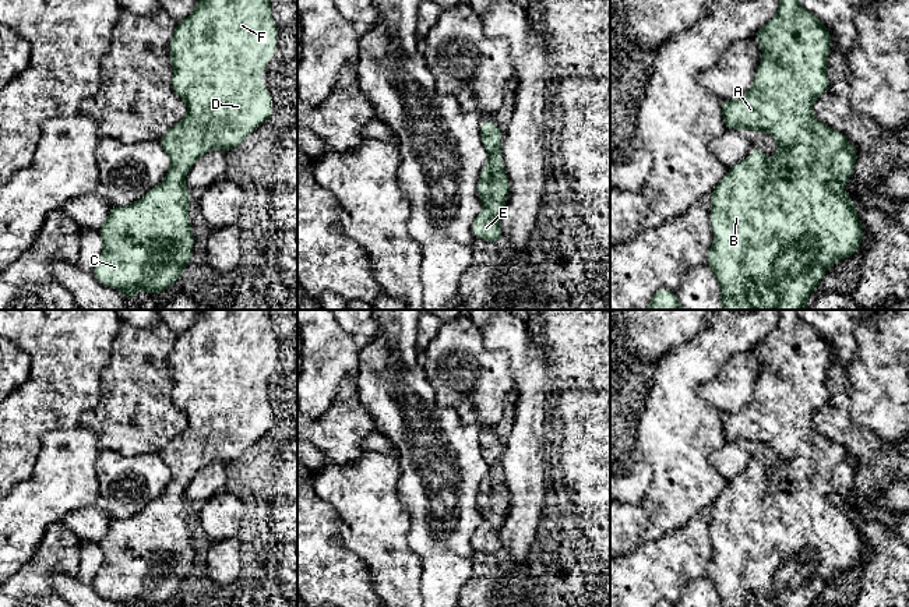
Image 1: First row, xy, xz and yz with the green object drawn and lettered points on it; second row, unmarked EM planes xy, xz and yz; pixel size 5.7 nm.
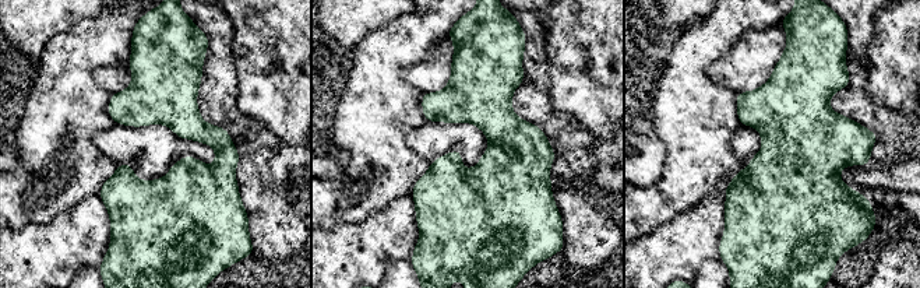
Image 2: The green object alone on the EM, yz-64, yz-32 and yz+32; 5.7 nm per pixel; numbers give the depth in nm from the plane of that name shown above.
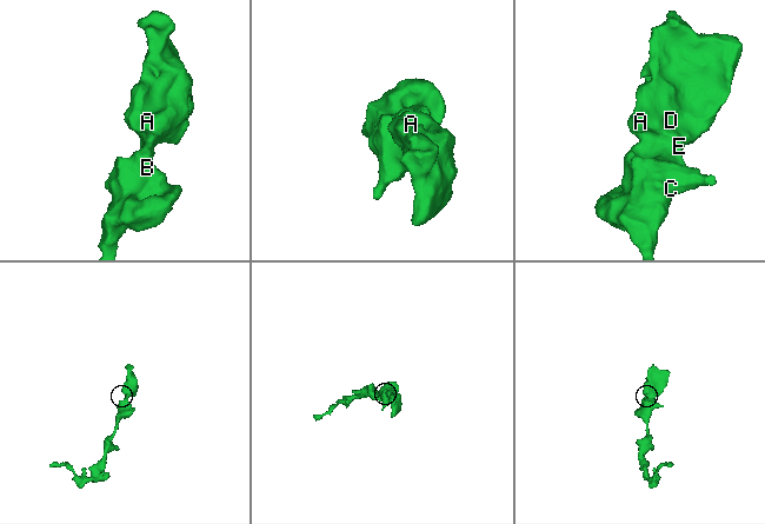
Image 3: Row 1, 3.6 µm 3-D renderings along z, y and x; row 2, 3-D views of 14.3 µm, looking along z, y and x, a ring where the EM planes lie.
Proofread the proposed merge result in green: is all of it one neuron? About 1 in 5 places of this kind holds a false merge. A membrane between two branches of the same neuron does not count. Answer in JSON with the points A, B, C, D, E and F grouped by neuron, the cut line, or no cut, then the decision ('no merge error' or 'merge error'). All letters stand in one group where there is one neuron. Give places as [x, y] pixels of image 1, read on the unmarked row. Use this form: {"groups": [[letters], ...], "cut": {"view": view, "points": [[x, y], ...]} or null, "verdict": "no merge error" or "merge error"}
{"groups": [["A", "B", "C", "D", "E", "F"]], "cut": null, "verdict": "no merge error"}

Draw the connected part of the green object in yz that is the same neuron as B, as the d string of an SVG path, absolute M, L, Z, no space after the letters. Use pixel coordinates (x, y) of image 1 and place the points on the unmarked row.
M778 310L778 314L776 328L753 349L762 361L753 399L739 412L720 413L726 442L769 445L778 456L771 477L757 456L753 467L729 481L709 508L714 553L707 571L720 607L811 607L835 575L862 561L863 537L843 501L856 479L856 459L843 445L813 427L814 414L831 400L825 384L831 346L822 334L799 317L797 310Z

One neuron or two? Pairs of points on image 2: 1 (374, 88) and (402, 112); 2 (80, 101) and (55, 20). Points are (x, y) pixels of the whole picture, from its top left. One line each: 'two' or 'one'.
1: one
2: two

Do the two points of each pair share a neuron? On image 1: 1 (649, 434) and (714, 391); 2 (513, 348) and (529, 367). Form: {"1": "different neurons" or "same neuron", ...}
{"1": "different neurons", "2": "same neuron"}

